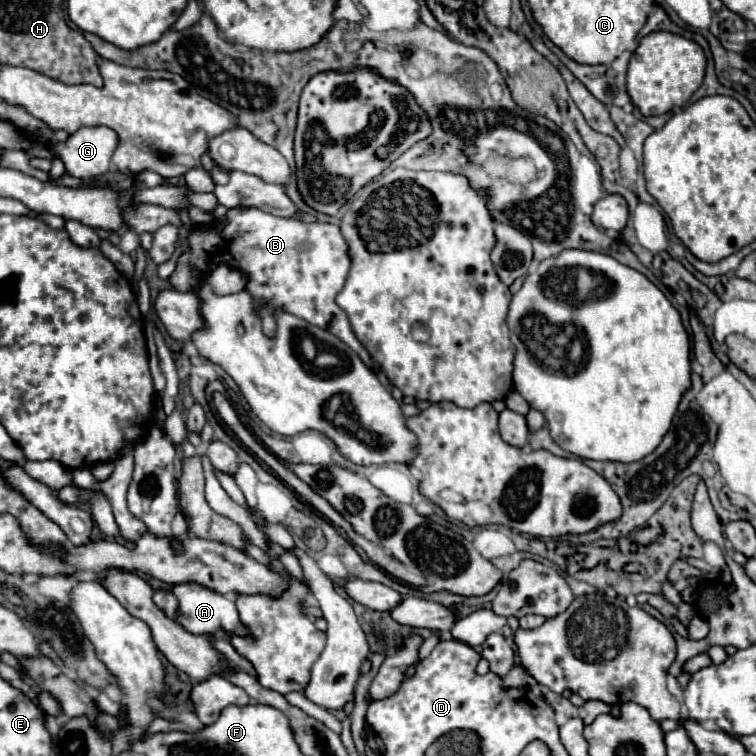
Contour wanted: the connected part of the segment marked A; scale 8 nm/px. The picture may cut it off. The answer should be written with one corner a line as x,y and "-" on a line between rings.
183,582
183,584
175,584
173,586
173,594
179,600
179,614
177,614
177,622
187,628
191,634
197,636
217,636
221,632
221,636
251,636
251,632
247,630
245,624
241,624
239,614
237,614
237,606
231,598
201,586
197,582

